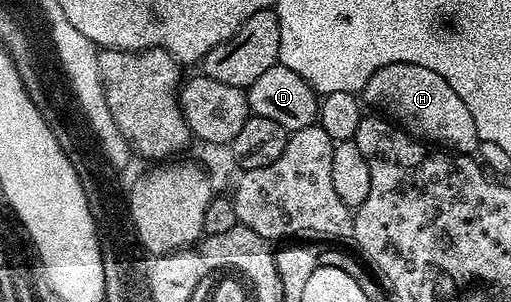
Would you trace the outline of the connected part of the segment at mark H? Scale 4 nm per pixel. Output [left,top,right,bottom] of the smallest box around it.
[363,62,482,155]

